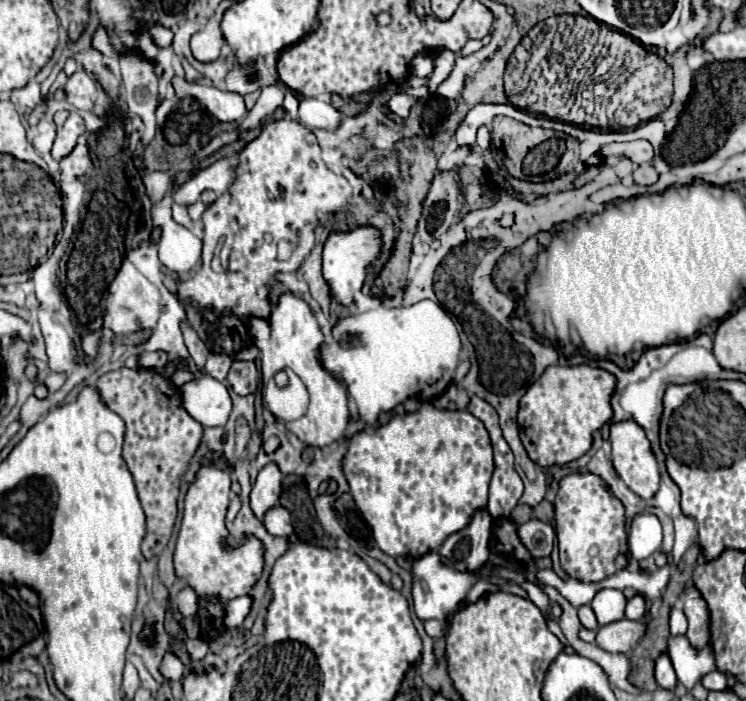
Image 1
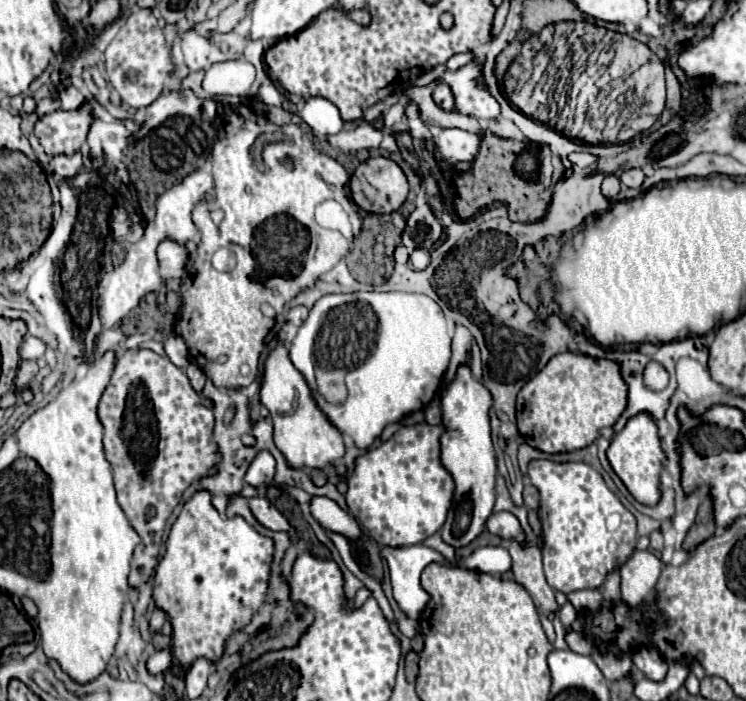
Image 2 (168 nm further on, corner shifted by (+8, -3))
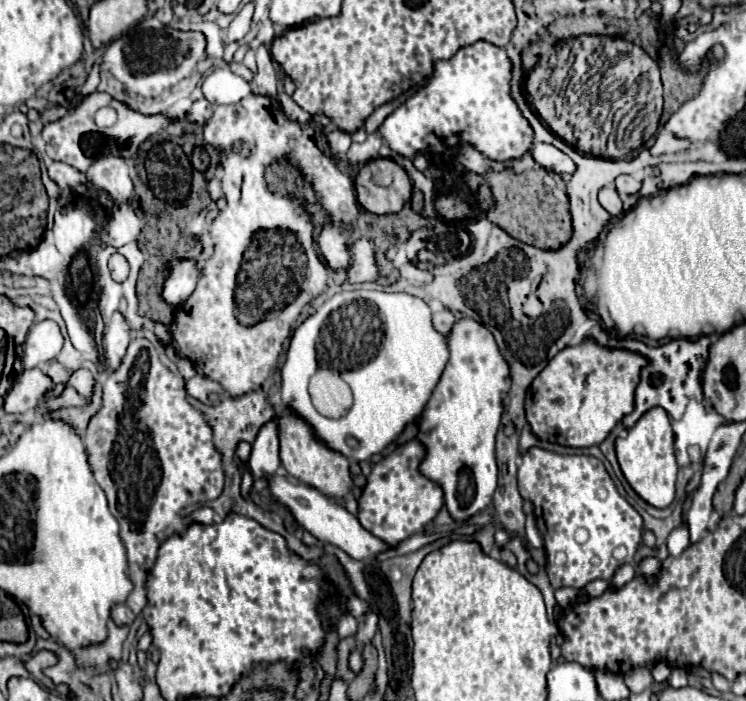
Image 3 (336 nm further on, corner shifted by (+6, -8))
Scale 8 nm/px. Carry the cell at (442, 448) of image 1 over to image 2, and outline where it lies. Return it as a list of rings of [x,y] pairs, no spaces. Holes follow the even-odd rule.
[[[404,425],[388,441],[356,459],[348,479],[346,505],[380,547],[424,543],[446,523],[454,499],[454,479],[440,461],[444,425]]]

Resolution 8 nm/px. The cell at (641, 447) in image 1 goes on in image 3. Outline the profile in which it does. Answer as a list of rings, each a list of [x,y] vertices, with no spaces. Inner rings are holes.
[[[664,408],[648,410],[634,428],[628,430],[626,438],[616,440],[616,456],[620,468],[634,488],[634,492],[644,498],[648,504],[656,508],[666,508],[672,504],[676,496],[676,478],[678,478],[678,462],[674,454],[674,430],[668,412]]]

